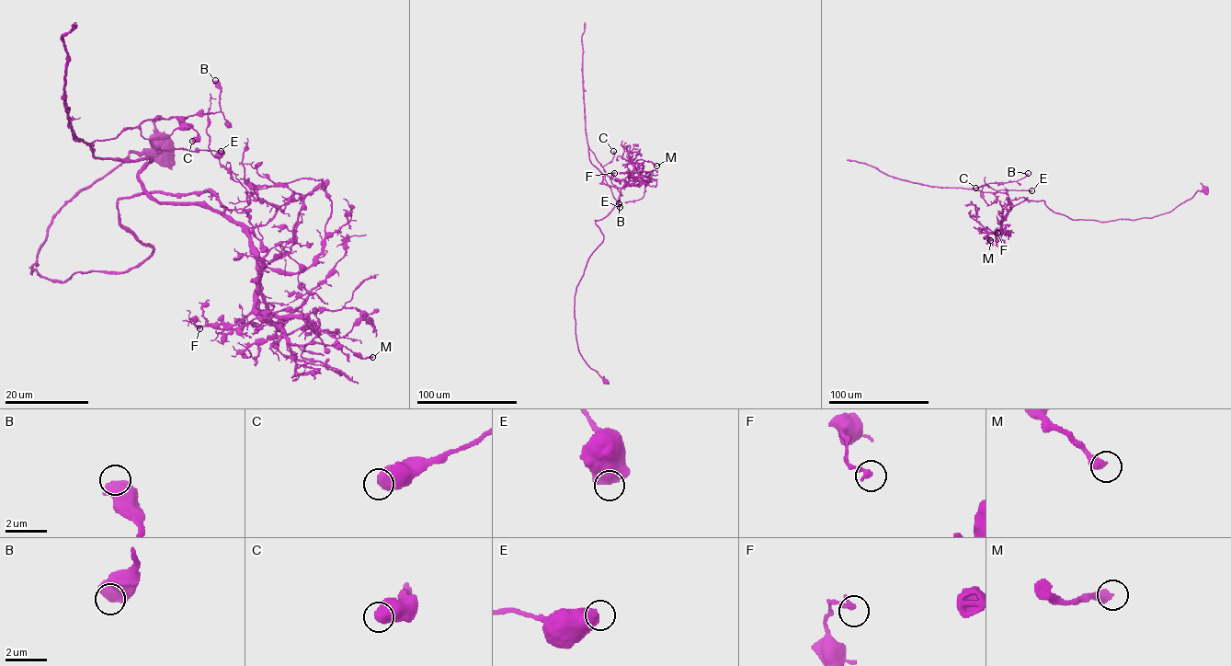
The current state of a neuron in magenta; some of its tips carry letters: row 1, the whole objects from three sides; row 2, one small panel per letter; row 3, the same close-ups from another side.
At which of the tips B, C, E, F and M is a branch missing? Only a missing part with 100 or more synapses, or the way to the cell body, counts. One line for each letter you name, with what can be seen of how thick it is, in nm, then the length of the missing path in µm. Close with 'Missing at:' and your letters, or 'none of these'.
Missing at: none of these

